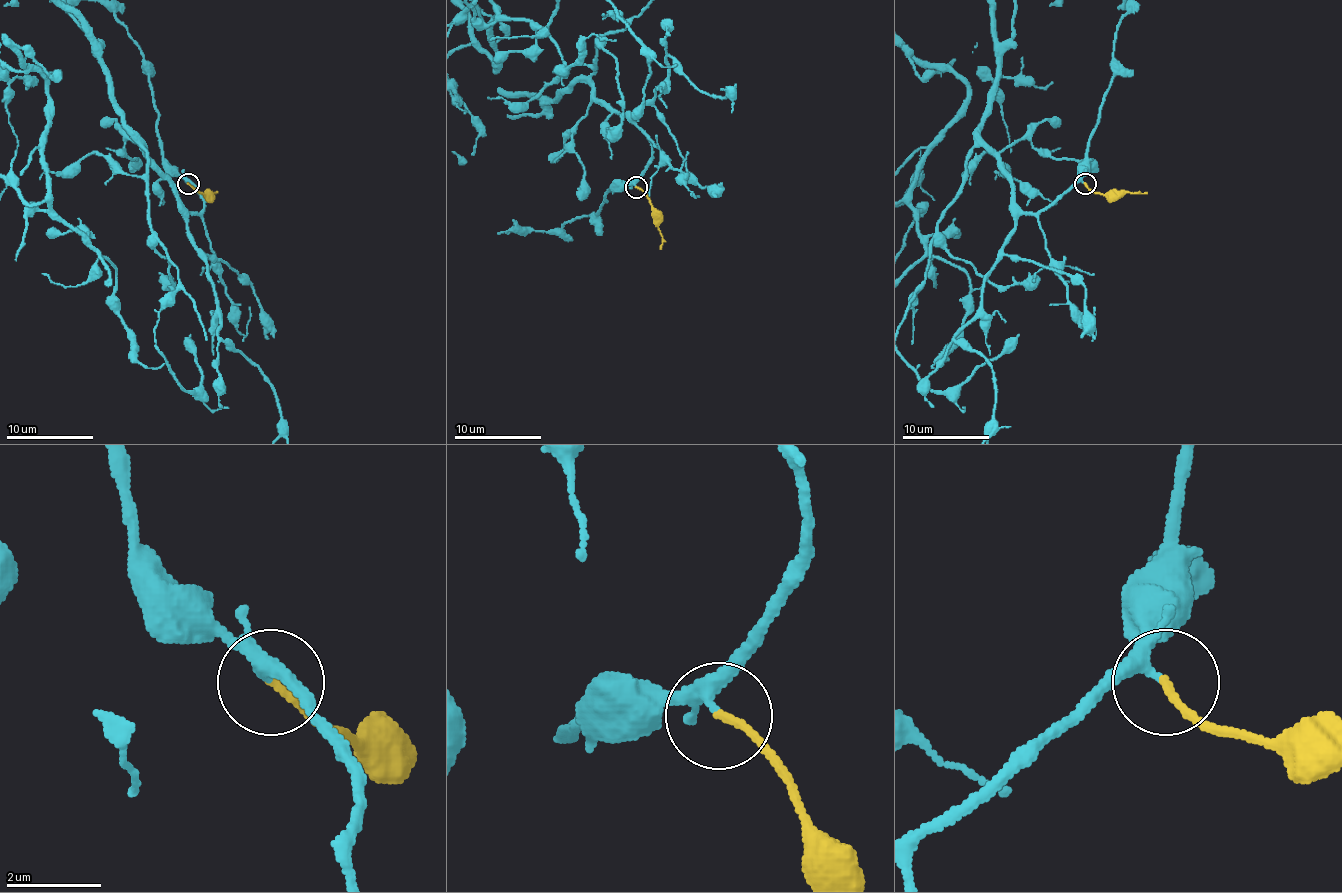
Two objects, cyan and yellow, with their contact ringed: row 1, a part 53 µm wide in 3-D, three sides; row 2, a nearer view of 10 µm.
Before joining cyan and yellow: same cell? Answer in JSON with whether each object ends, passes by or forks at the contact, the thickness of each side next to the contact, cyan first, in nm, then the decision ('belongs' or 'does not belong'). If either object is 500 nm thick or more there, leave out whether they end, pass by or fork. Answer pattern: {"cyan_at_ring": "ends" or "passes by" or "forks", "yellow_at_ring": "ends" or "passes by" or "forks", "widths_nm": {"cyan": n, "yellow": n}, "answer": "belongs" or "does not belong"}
{"cyan_at_ring": "passes by", "yellow_at_ring": "ends", "widths_nm": {"cyan": 220, "yellow": 170}, "answer": "belongs"}

